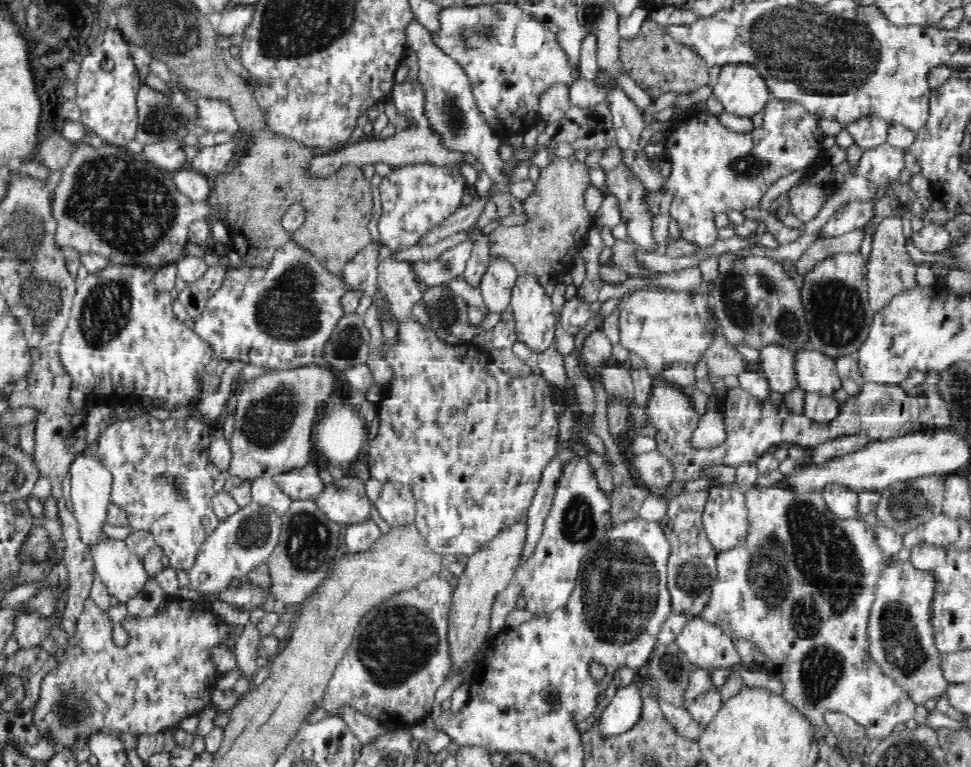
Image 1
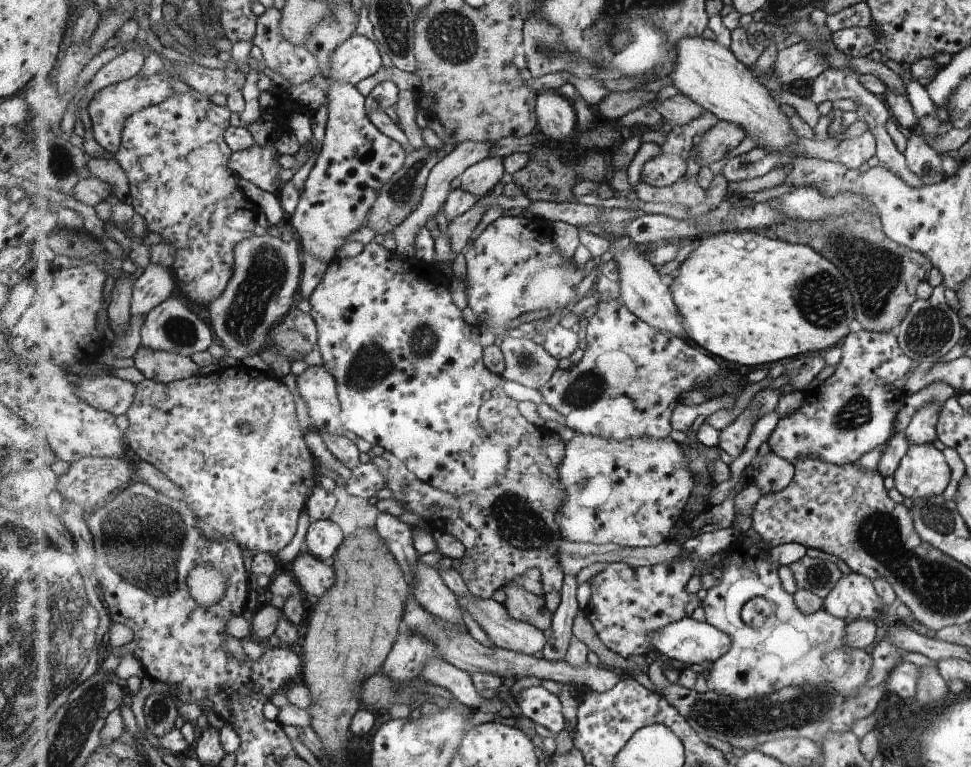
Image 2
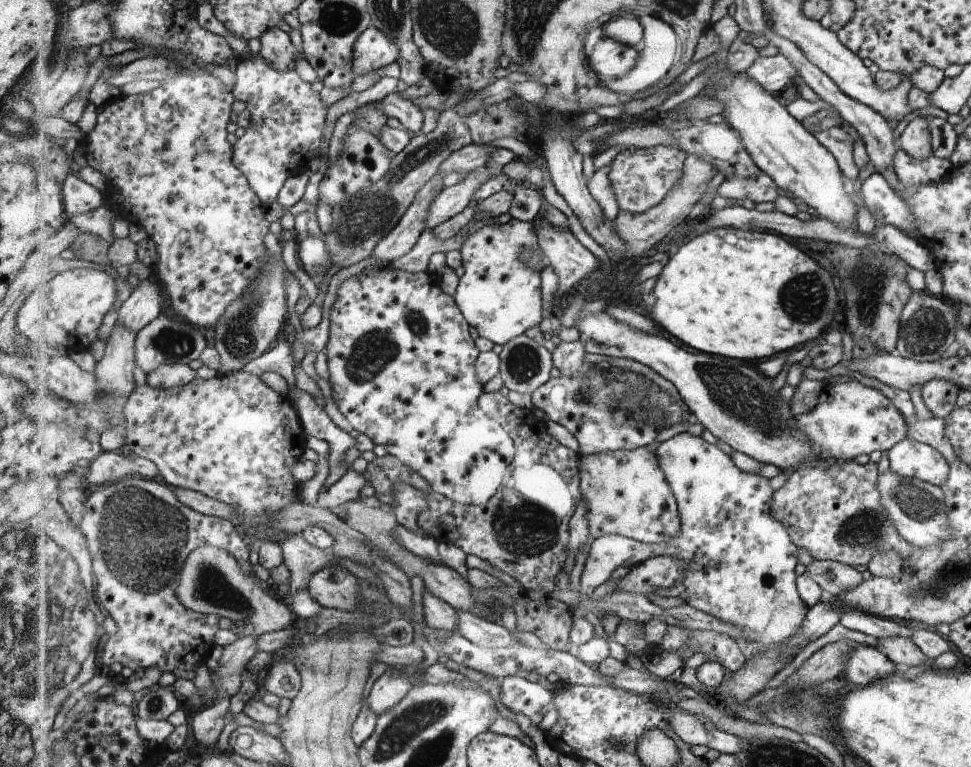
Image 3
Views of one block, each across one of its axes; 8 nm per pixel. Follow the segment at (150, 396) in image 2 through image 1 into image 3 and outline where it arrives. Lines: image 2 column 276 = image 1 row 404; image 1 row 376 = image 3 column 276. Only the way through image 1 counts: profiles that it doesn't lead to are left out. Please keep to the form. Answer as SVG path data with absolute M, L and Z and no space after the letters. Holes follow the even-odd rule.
M237 371L234 373L218 373L212 379L201 379L200 377L195 380L181 385L179 387L173 387L170 389L164 389L163 387L153 387L149 382L142 385L137 385L136 389L130 394L125 408L123 410L125 416L125 429L127 430L126 444L128 449L139 457L145 457L151 460L157 465L160 472L160 478L168 485L175 485L181 488L191 489L199 491L212 499L224 502L234 509L239 515L244 517L244 523L241 524L246 532L252 534L257 539L263 539L264 541L275 541L282 544L282 542L288 538L288 532L285 532L283 528L271 529L267 524L272 520L283 518L283 508L287 506L297 504L294 502L295 494L297 494L297 488L299 488L299 482L295 480L293 476L293 468L297 466L299 460L303 460L301 456L305 454L305 450L308 448L308 437L302 432L299 425L299 417L297 410L292 399L287 395L278 394L275 390L272 390L259 378L259 375L248 373L247 371Z

